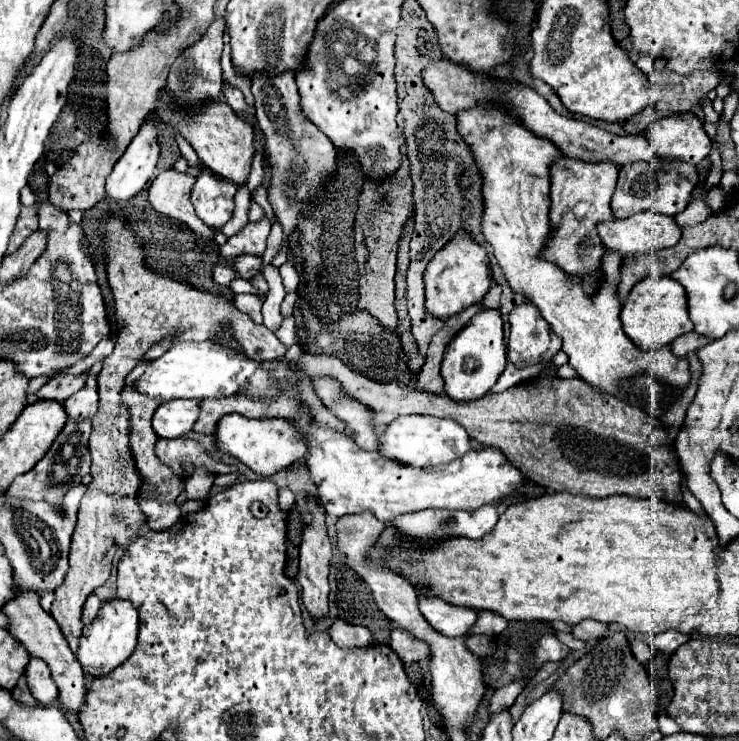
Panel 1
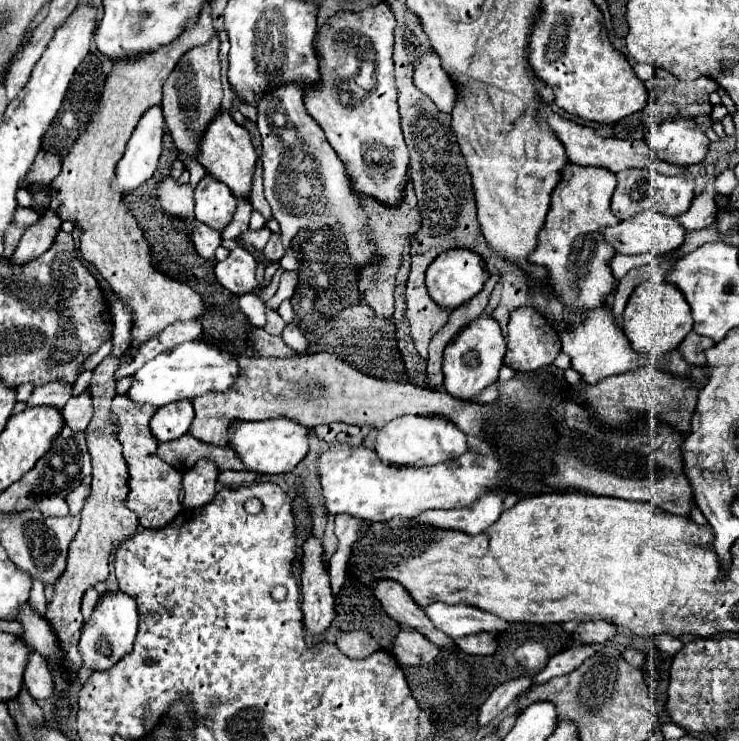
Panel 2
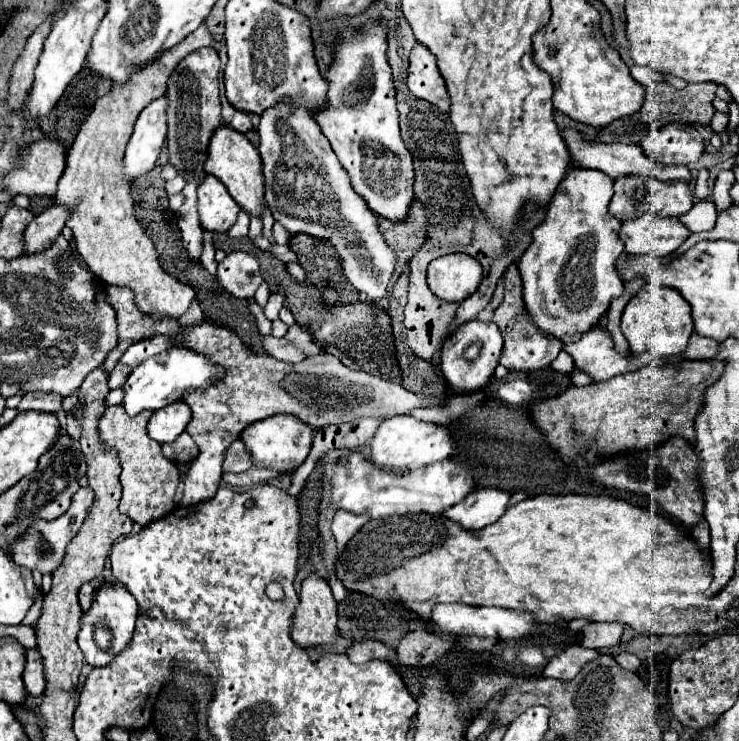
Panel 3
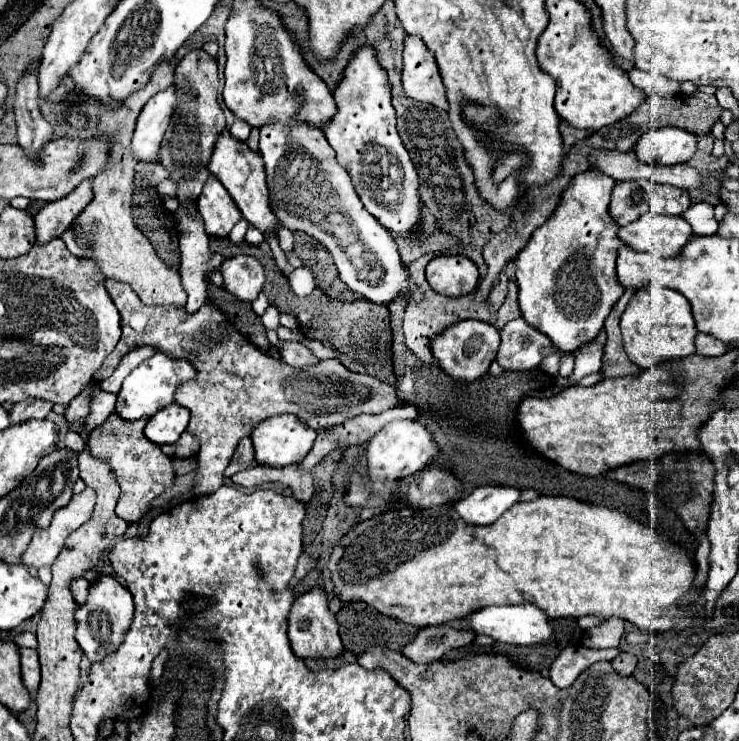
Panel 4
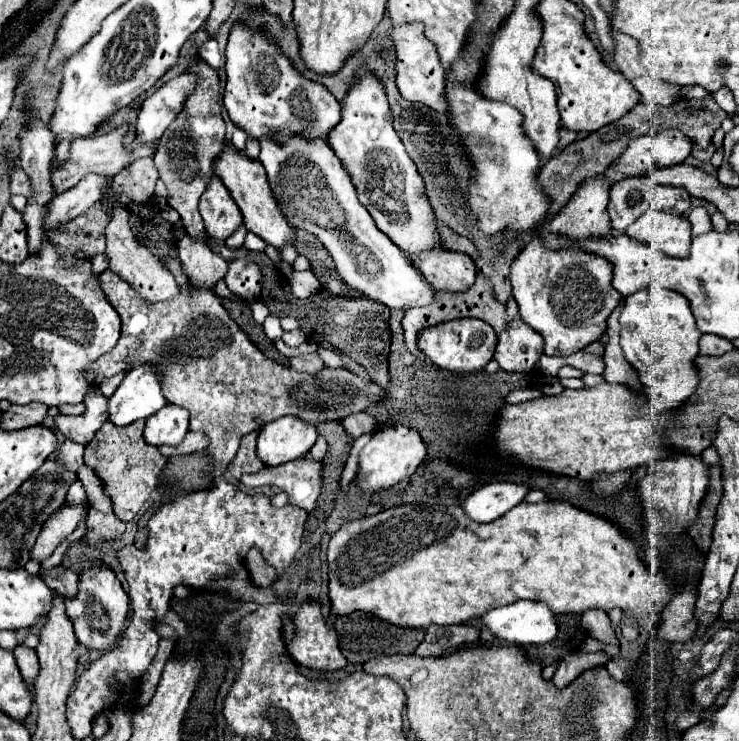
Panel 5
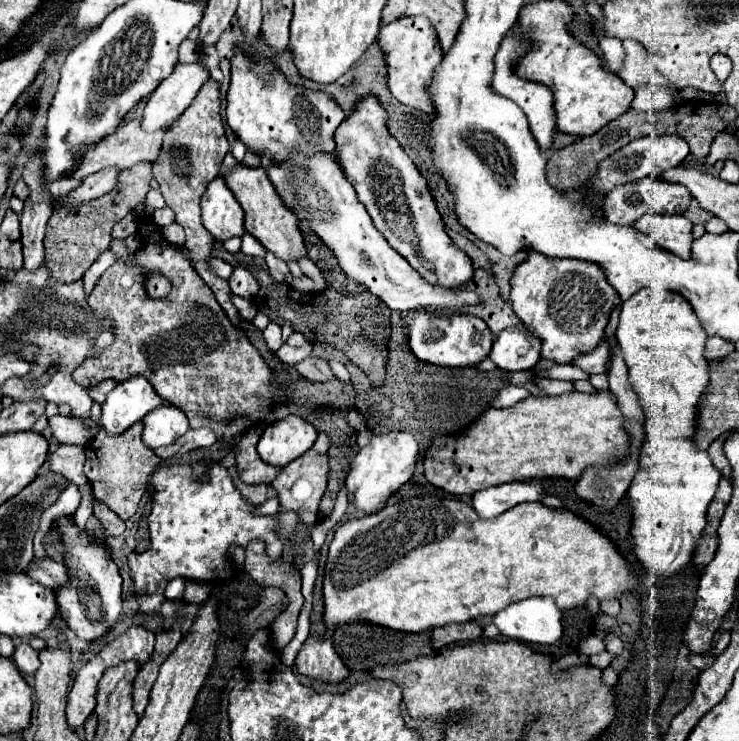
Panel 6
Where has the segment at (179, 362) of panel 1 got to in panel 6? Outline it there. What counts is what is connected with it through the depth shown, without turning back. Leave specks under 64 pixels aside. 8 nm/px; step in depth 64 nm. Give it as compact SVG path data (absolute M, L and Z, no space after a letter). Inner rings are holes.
M132 376L126 382L116 384L116 388L102 402L100 428L108 430L112 436L122 434L150 410L164 404L166 402L154 392L152 384L148 384L144 376Z

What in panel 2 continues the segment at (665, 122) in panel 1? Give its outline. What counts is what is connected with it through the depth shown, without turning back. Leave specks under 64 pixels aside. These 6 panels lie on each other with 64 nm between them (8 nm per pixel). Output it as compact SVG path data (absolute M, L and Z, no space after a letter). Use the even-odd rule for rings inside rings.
M674 118L666 120L646 134L646 144L662 162L678 166L700 164L708 152L710 140L702 134L694 120Z

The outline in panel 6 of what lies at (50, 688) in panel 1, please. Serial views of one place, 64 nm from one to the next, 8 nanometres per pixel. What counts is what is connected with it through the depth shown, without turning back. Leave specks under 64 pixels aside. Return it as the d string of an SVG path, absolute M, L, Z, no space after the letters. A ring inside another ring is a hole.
M20 642L14 650L14 660L16 660L16 666L20 668L20 672L24 674L34 674L40 666L40 660L38 660L38 652L28 644L28 642Z

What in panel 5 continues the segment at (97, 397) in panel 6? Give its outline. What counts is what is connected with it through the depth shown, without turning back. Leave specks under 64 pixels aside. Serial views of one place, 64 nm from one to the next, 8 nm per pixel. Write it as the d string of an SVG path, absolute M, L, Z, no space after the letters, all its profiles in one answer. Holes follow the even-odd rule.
M118 374L118 376L112 376L112 378L108 378L108 380L102 380L102 382L98 384L98 390L108 398L108 396L112 396L112 392L116 390L116 386L122 382L122 378L124 378L124 374Z

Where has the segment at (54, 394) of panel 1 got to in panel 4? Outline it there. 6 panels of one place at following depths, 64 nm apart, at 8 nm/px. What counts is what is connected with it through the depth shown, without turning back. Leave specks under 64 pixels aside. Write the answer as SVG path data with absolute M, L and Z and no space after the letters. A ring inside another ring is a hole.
M28 398L16 406L10 408L10 424L20 424L20 422L26 422L26 420L32 420L32 418L46 418L52 410L52 404L50 402L44 402L44 400L36 400L36 398Z

